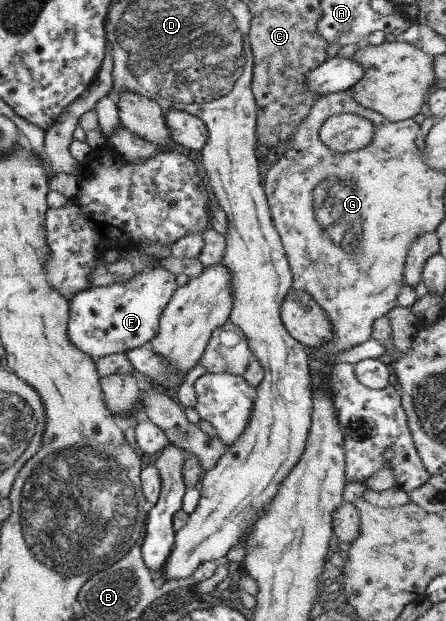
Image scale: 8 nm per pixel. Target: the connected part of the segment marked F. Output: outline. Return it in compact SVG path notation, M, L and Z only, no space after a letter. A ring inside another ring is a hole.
M159 266L141 271L128 281L102 287L89 285L69 300L69 342L93 360L148 345L157 334L158 318L176 288L175 276Z

